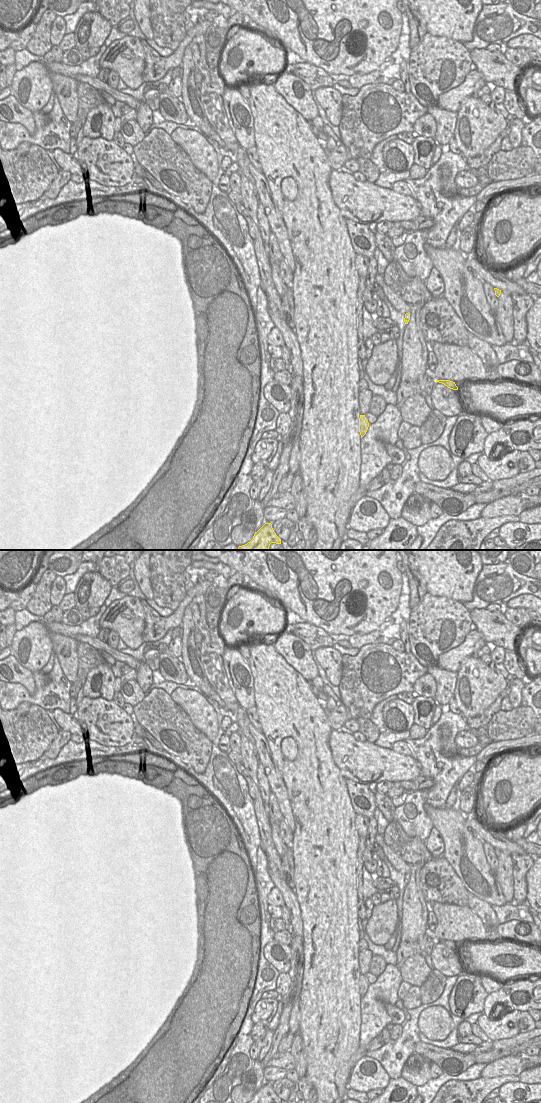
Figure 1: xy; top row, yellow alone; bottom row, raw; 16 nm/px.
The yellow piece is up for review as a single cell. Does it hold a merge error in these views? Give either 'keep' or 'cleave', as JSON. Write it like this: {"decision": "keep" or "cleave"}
{"decision": "keep"}

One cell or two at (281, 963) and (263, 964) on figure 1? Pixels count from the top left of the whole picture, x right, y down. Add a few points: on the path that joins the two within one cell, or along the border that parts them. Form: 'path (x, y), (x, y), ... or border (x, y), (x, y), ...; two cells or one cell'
border (271, 940), (264, 947), (264, 957), (279, 973); two cells

